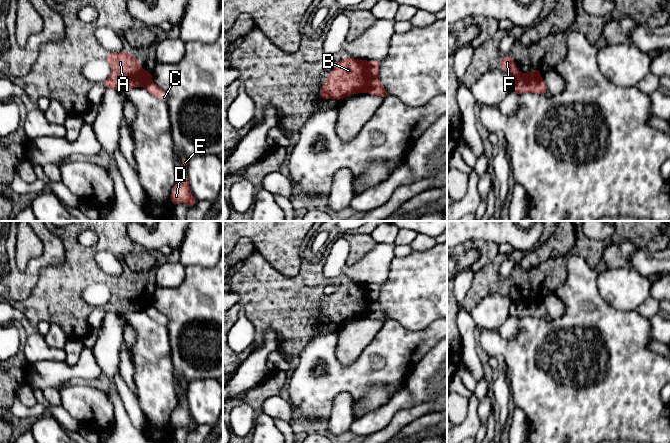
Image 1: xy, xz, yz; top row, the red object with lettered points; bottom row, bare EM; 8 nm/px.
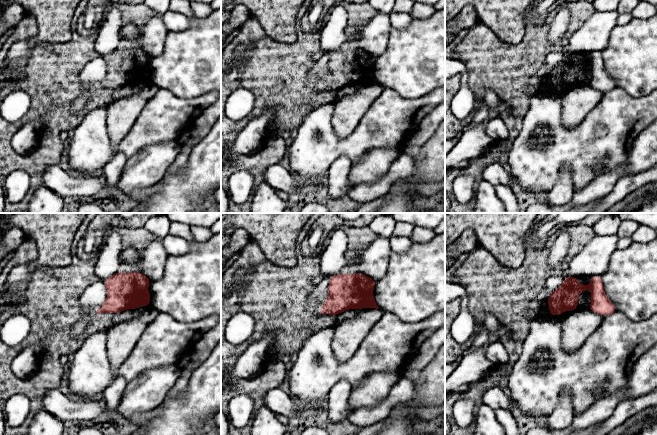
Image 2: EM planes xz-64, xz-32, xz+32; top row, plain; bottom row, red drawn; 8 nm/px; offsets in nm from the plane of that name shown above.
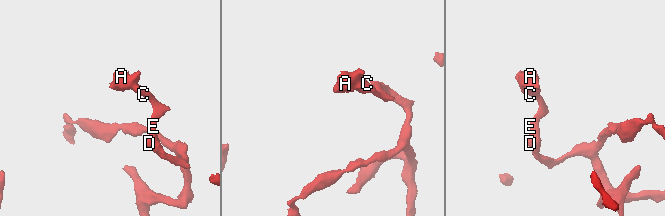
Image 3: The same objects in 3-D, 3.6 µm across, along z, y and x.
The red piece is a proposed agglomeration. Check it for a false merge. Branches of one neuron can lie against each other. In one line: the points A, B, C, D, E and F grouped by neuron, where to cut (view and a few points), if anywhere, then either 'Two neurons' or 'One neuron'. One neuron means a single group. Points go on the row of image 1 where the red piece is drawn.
Groups: A B F / C D E. Split along xz (368, 61), (370, 81), (369, 86), (364, 91). Two neurons

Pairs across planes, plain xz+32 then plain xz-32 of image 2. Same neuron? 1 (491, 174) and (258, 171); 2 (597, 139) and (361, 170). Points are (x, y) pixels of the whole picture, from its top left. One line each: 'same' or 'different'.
1: different
2: different

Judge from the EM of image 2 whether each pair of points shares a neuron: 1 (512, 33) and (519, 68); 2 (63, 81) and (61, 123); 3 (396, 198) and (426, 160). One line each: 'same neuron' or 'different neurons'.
1: different neurons
2: same neuron
3: same neuron

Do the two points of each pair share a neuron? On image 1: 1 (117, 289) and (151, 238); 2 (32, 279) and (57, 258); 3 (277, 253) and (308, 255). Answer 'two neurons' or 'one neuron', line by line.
1: two neurons
2: one neuron
3: one neuron

